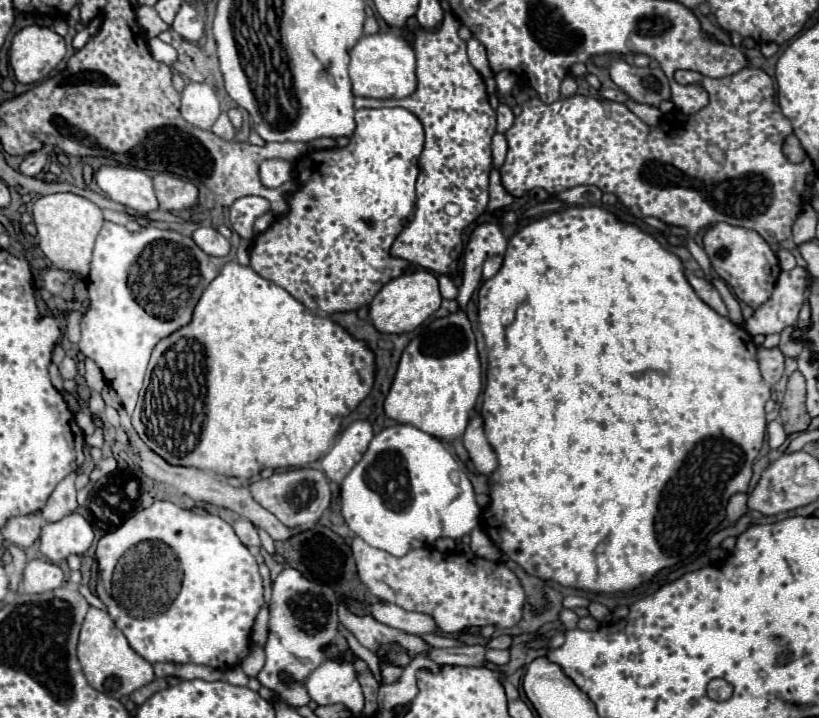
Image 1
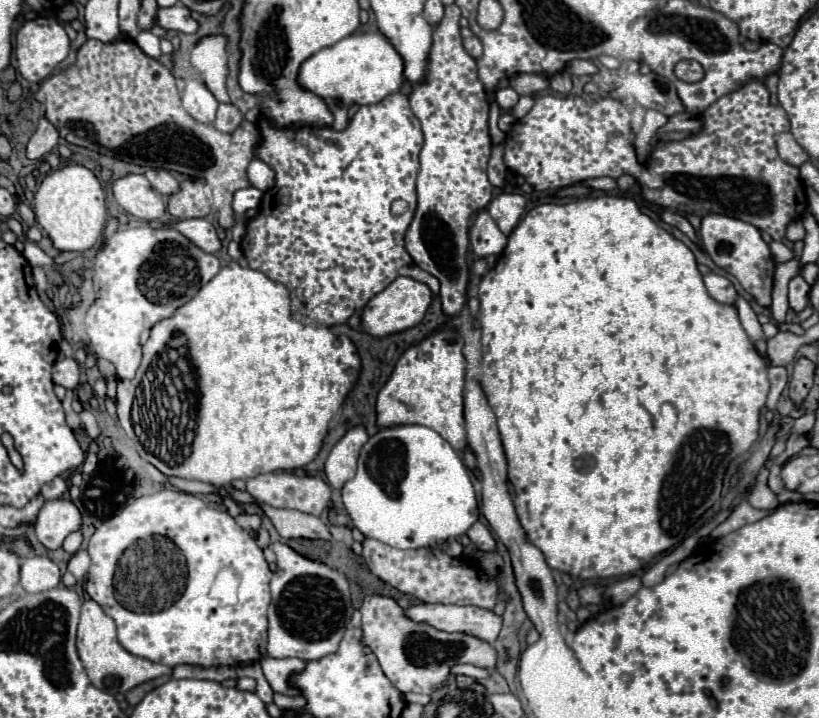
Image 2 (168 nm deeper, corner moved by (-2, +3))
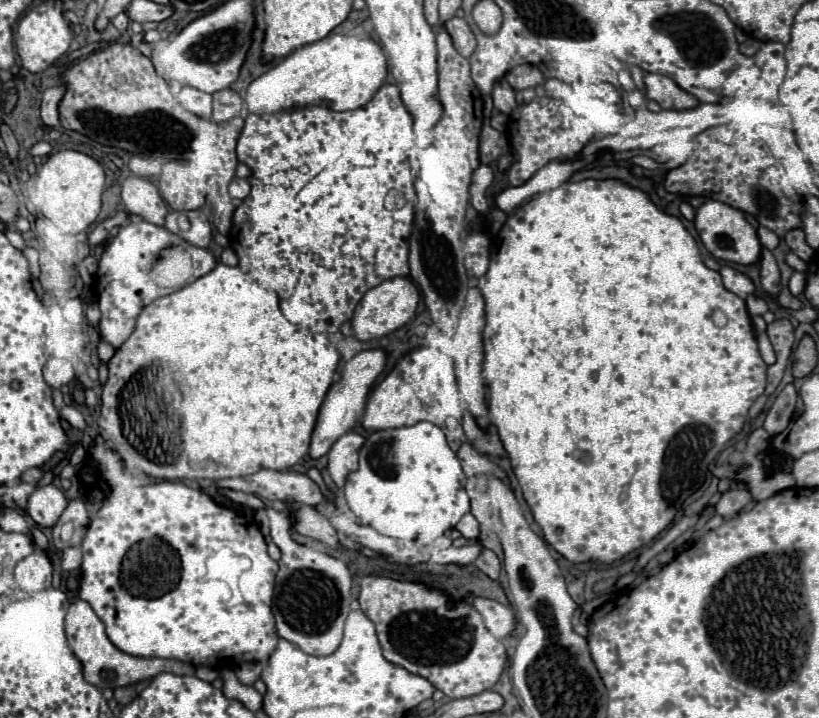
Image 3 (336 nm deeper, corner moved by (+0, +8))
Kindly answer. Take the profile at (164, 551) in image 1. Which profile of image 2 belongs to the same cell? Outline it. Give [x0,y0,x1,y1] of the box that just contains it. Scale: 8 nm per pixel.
[86,490,272,668]

